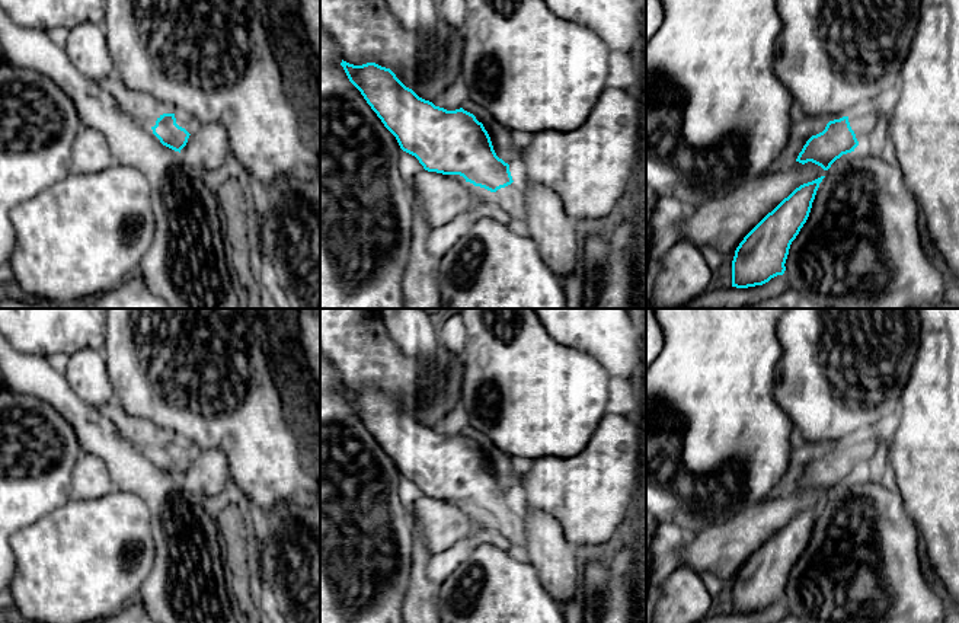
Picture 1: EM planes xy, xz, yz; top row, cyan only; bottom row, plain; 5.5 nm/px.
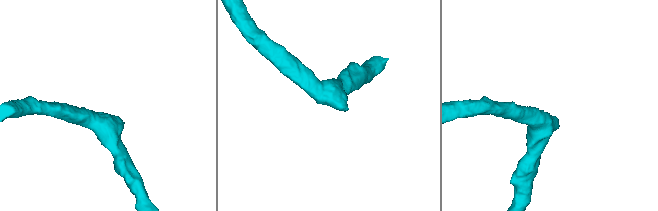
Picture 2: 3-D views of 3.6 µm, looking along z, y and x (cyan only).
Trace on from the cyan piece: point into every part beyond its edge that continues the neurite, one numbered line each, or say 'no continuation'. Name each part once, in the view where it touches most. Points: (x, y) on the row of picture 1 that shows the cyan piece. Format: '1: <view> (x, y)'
1: yz (862, 121)

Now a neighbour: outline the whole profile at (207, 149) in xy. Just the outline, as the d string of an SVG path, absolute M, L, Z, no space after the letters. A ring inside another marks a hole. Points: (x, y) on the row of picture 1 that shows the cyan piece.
M220 124L196 125L180 154L188 166L208 178L226 172L231 160L226 128Z

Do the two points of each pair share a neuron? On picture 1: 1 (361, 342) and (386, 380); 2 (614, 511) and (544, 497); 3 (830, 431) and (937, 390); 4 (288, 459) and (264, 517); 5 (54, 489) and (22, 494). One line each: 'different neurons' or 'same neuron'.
1: same neuron
2: same neuron
3: different neurons
4: different neurons
5: same neuron

